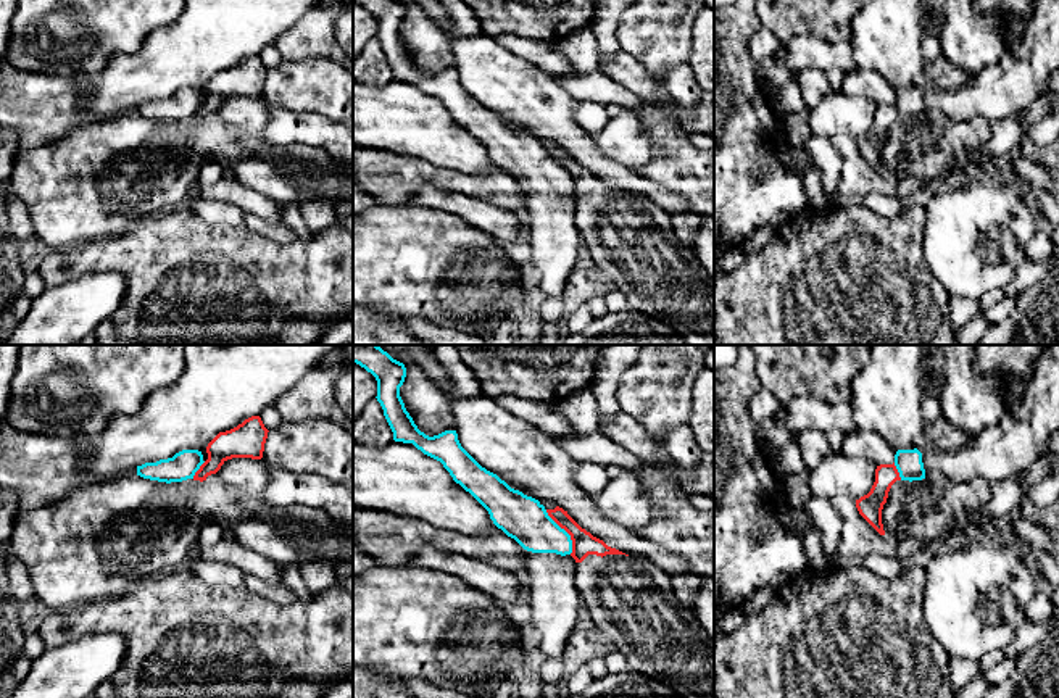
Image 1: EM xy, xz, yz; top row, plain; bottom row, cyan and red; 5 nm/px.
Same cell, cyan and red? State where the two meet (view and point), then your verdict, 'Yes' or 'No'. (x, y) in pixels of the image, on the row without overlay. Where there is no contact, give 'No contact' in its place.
Touches cyan at xz (566, 171). No

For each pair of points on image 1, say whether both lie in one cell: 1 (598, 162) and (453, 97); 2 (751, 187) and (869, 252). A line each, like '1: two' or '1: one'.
1: two
2: two

